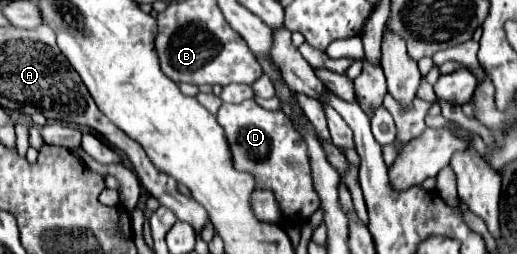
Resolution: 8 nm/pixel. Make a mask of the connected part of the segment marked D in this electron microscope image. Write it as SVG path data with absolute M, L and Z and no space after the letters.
M243 101L239 105L223 103L217 111L217 121L229 139L235 167L255 175L257 189L273 189L275 199L287 219L305 221L319 209L319 195L313 187L307 143L291 127L281 109L267 111L255 101Z

